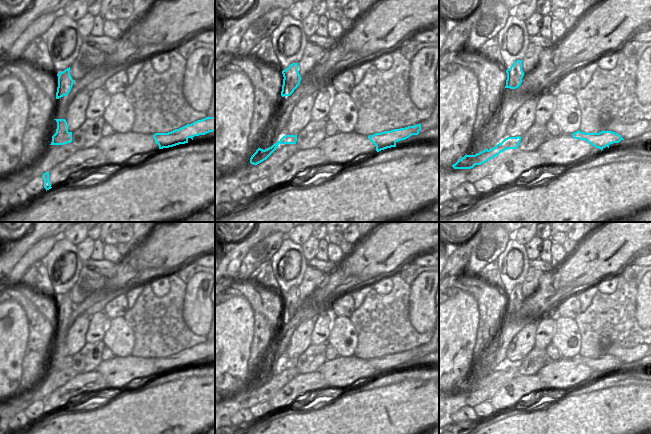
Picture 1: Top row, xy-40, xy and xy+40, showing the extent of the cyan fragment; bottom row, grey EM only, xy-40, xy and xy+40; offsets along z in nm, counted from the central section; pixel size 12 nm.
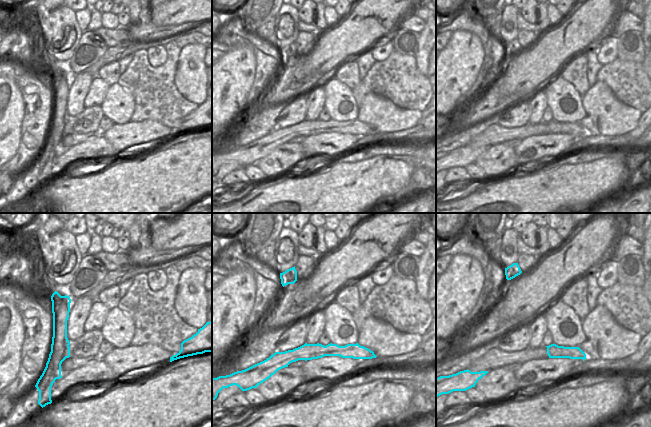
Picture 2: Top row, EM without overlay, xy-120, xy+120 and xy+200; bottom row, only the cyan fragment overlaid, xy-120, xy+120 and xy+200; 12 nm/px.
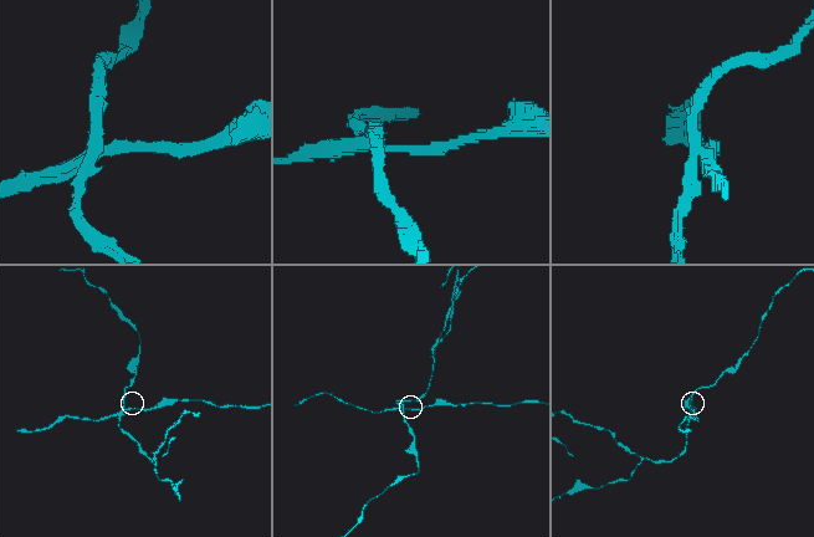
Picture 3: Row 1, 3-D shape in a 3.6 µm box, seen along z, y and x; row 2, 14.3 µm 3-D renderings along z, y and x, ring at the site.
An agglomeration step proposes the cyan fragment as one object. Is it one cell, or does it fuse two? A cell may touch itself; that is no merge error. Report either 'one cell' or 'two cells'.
two cells

